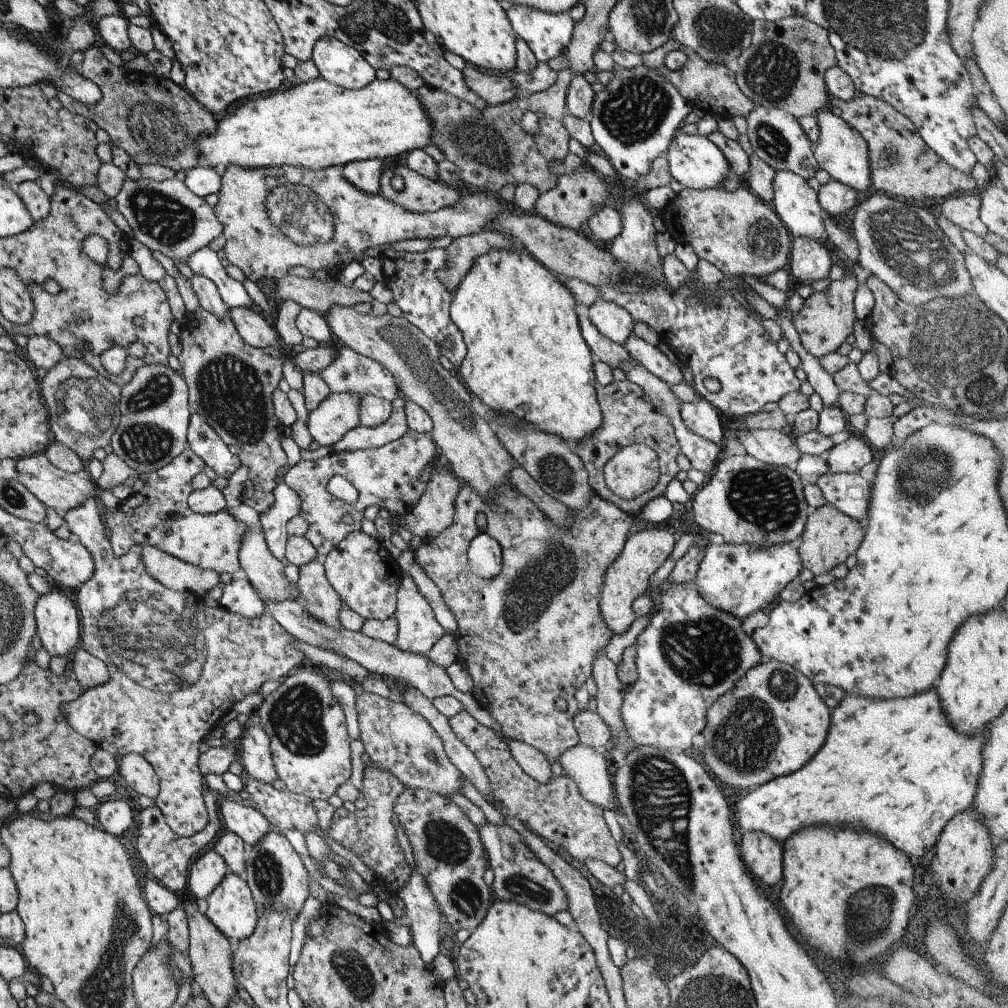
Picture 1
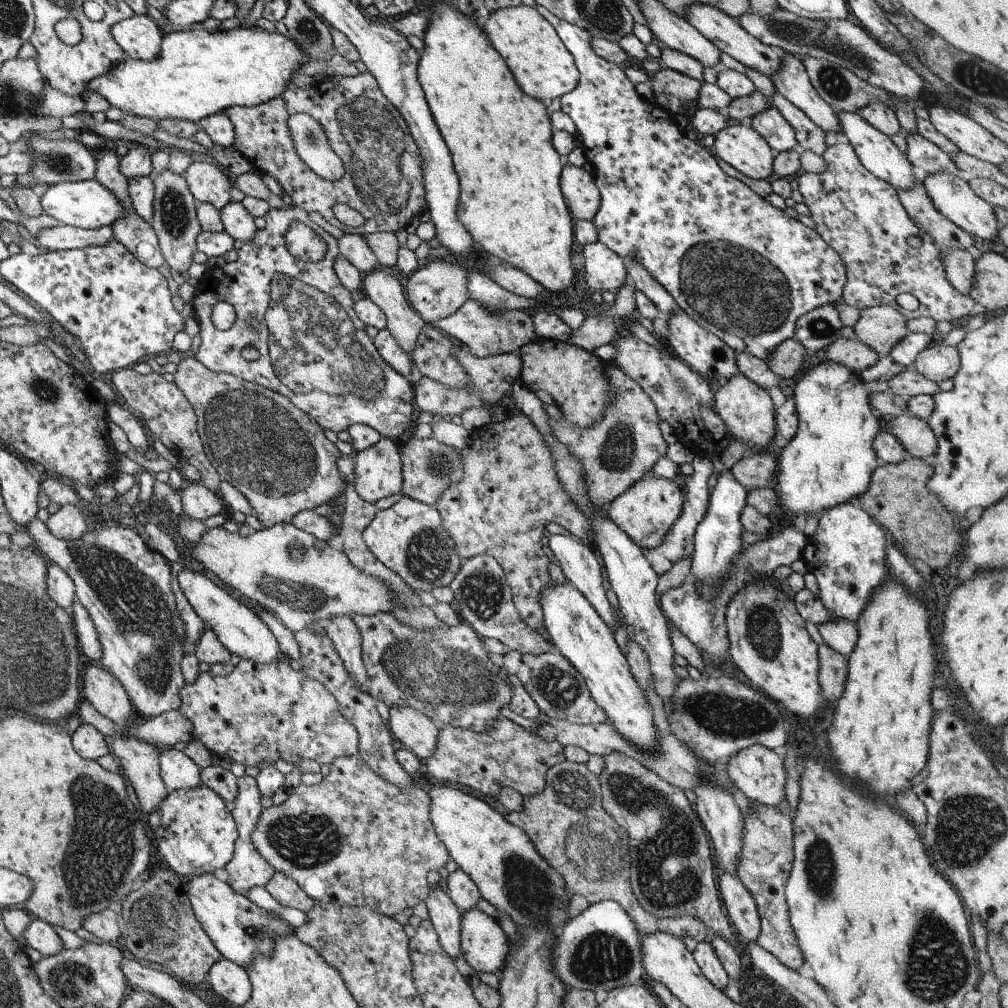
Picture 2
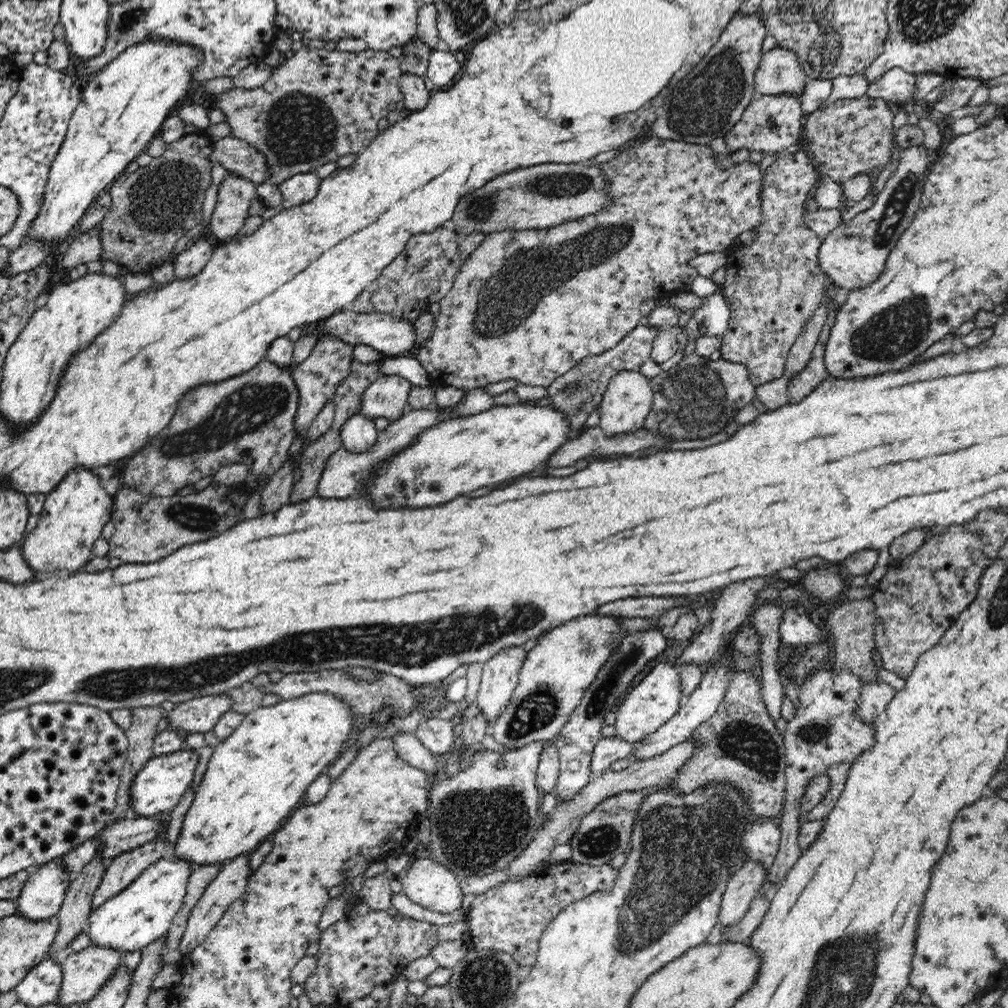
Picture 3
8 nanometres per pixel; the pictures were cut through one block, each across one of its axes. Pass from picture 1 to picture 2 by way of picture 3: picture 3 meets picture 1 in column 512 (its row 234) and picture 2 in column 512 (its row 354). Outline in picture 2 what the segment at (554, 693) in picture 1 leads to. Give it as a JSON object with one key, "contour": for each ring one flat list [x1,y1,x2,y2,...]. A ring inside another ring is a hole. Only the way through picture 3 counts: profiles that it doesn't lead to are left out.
{"contour":[[508,413,507,419,501,422,489,422,475,429,471,432,468,447,460,455,463,463,462,477,441,493,434,507,440,514,446,533,454,540,454,551,462,562,475,555,488,554,502,566,519,616,535,631,543,622,540,592,551,585,547,573,548,559,539,546,539,534,543,532,541,528,546,524,548,530,551,530,549,520,553,520,553,527,563,526,576,539,585,538,587,530,590,530,590,520,577,508,574,500,568,497,554,469,550,448,530,418,524,414]]}

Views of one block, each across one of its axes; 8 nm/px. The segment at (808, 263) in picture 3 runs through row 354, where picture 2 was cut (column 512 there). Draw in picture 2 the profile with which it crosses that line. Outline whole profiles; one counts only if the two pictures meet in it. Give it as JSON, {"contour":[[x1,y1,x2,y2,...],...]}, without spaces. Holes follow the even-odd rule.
{"contour":[[501,717,489,734,477,734,464,727,439,728,436,749,423,762,422,773,431,782,459,784,479,792,481,797,495,797,500,788,511,787,525,798,539,794,549,767,564,760,564,747,557,741,541,740,528,729]]}

